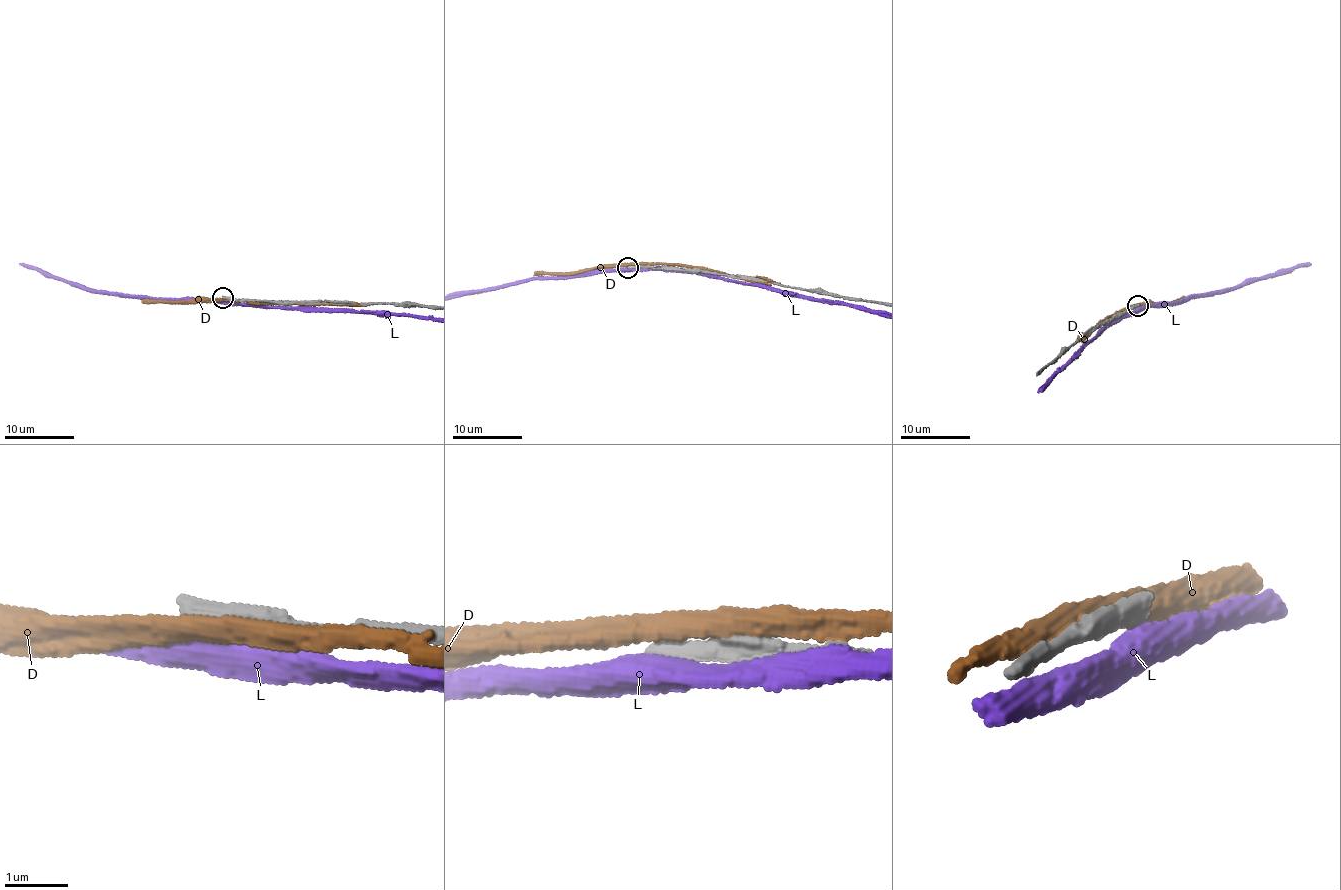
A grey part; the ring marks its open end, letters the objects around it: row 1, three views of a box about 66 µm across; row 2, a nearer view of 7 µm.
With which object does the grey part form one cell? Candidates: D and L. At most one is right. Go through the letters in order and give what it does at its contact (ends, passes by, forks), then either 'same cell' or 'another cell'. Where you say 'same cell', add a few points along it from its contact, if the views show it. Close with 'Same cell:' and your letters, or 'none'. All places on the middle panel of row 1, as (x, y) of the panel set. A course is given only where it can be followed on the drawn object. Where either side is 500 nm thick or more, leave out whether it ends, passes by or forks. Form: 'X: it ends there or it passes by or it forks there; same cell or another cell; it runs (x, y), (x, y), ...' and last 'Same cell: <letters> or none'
D: it passes by; another cell
L: it passes by; another cell
Same cell: none

